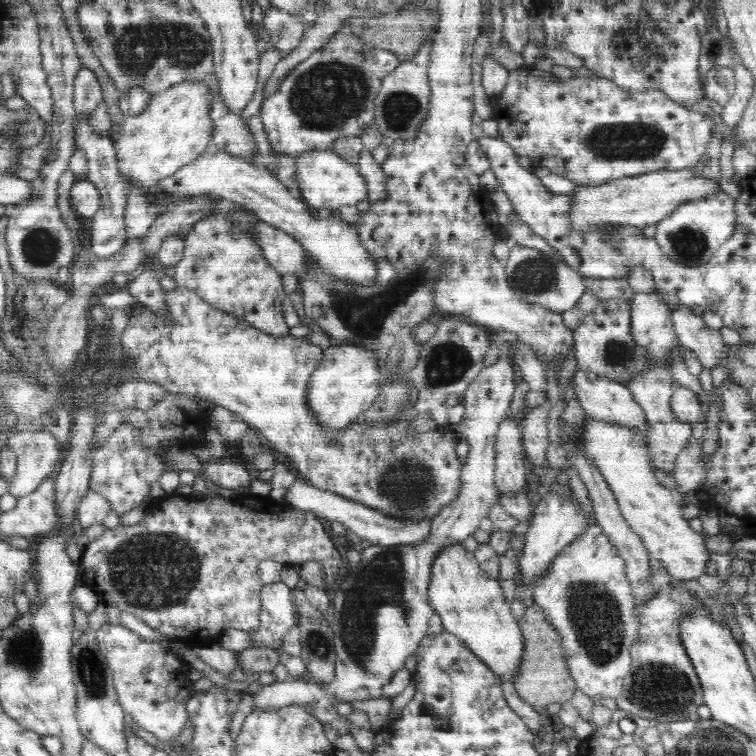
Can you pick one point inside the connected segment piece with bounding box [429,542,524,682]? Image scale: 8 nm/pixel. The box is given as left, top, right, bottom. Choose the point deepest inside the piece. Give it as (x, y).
(472, 607)

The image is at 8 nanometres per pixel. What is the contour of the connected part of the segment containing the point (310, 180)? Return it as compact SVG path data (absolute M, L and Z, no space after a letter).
M331 148L305 152L297 158L297 195L300 196L310 208L316 211L320 208L329 208L336 212L340 206L356 205L368 197L368 183L359 172L355 160L346 160Z

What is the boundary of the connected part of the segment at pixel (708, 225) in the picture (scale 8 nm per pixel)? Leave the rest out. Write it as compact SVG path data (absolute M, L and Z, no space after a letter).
M721 190L708 198L686 201L677 206L676 210L656 223L654 238L668 258L683 265L694 266L706 264L720 246L732 237L735 228L735 200Z

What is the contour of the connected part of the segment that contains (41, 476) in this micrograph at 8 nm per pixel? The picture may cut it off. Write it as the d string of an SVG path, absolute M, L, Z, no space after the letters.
M15 431L7 438L6 446L17 456L16 472L8 484L8 492L21 497L54 472L60 462L60 444L48 431Z

